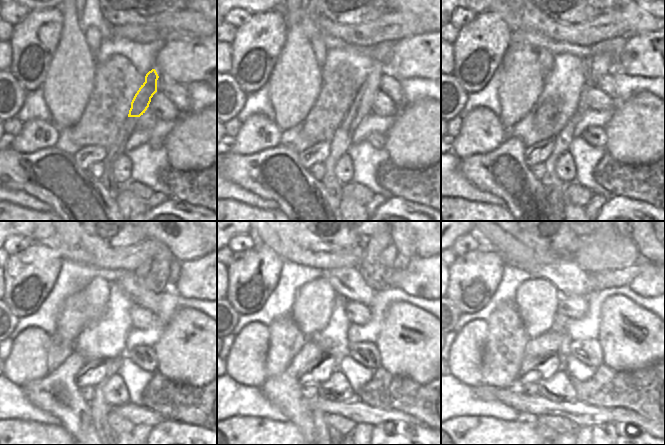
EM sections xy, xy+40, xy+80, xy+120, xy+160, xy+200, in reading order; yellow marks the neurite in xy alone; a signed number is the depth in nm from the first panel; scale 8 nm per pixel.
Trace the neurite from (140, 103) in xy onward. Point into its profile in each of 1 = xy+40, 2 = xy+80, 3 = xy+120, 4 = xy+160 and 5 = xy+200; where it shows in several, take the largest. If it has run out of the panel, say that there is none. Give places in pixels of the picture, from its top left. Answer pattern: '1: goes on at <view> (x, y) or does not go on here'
1: goes on at xy+40 (361, 106)
2: goes on at xy+80 (600, 62)
3: goes on at xy+120 (154, 274)
4: goes on at xy+160 (381, 259)
5: goes on at xy+200 (595, 254)

